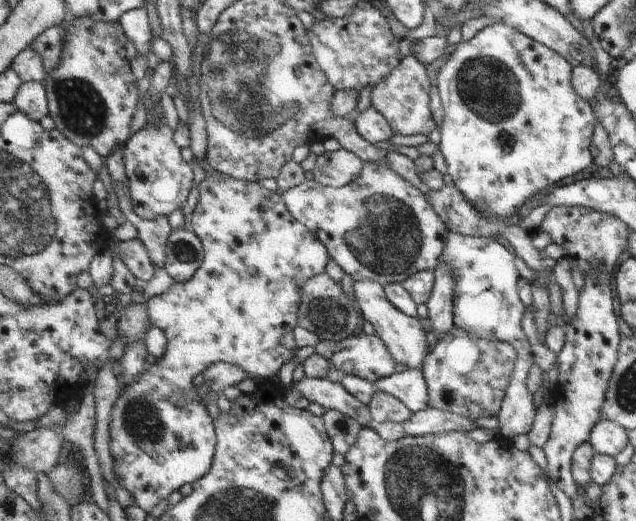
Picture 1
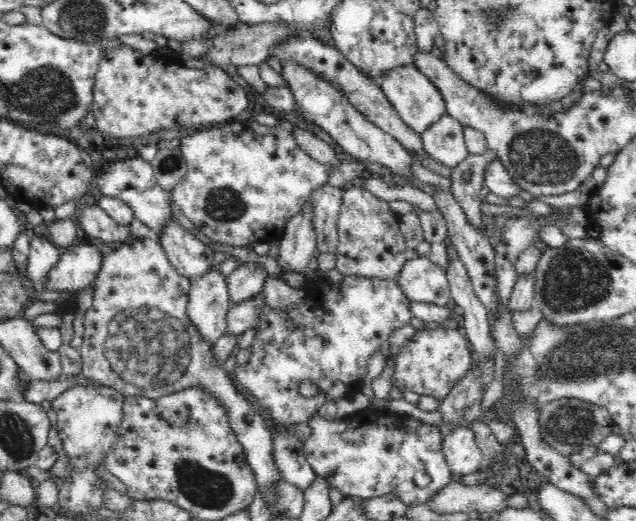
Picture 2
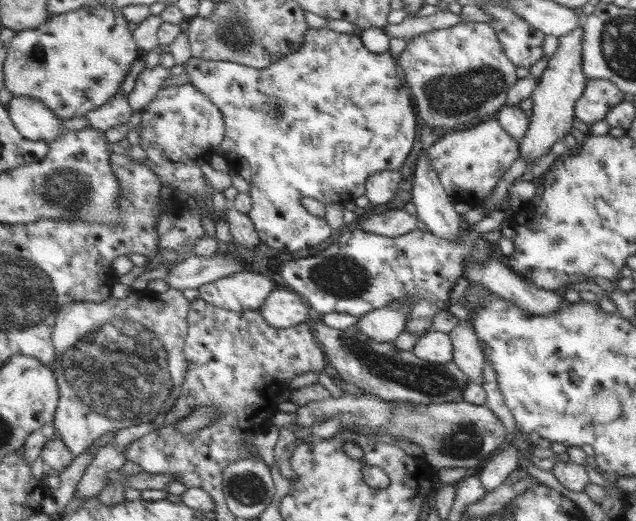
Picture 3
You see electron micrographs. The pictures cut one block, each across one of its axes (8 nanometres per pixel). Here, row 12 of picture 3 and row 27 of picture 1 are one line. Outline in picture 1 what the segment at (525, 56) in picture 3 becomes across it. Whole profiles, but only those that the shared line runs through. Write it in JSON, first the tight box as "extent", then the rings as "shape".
{"extent":[437,22,597,220],"shape":[[[497,22],[477,32],[473,40],[457,44],[445,62],[437,78],[445,108],[437,144],[455,186],[481,214],[501,220],[513,218],[525,200],[593,164],[589,144],[597,118],[593,108],[579,98],[571,86],[573,66],[561,58],[561,54],[525,36],[517,28]]]}

